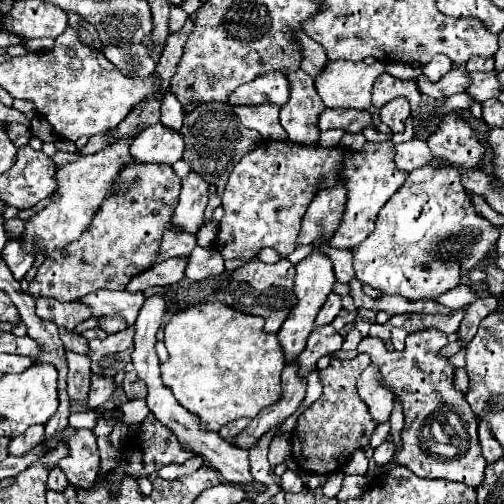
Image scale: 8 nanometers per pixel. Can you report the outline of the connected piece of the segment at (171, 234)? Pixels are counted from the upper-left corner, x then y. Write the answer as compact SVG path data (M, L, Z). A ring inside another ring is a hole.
M167 231L165 241L161 245L161 255L159 261L165 261L169 257L179 257L179 255L191 255L191 251L197 247L197 237L193 233L177 233L177 231Z

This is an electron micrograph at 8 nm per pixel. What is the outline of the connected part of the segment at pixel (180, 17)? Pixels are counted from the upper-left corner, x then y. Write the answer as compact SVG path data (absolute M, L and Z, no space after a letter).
M171 5L171 21L169 21L169 25L171 25L171 33L179 31L179 29L183 27L185 21L187 21L187 13L183 11L183 7L179 7L179 5Z

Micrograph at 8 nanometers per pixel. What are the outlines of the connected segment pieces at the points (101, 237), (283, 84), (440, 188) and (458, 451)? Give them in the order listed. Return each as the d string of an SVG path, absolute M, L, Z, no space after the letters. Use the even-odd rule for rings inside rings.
M133 163L121 171L117 183L119 193L115 199L107 199L101 205L101 211L97 211L93 219L93 227L89 227L81 239L45 257L35 279L29 283L31 295L75 301L99 289L123 291L131 277L155 265L165 227L169 227L177 207L181 179L169 165ZM135 179L139 185L133 185Z
M271 71L269 75L257 77L253 83L239 87L229 95L229 105L261 105L261 103L275 103L285 105L291 95L291 85L285 75Z
M447 113L441 119L437 131L427 139L427 145L433 153L433 159L437 159L437 167L423 165L421 169L411 171L397 195L393 195L393 199L389 199L389 203L385 203L385 207L379 211L375 231L353 251L355 277L361 283L367 283L377 291L399 289L397 293L381 291L383 295L401 295L407 299L437 299L449 289L461 285L461 279L489 257L501 233L497 225L475 211L471 195L461 183L465 171L475 171L483 165L485 145L477 139L477 131L457 113Z
M423 329L407 337L401 353L389 353L377 337L365 337L357 345L357 351L371 357L371 363L379 369L381 385L393 391L395 401L401 403L403 415L407 417L407 431L402 431L402 448L395 461L419 477L461 481L469 487L477 487L485 471L485 459L477 435L477 417L465 401L465 395L453 383L455 367L449 363L449 357L439 355L445 345L447 335L443 331Z

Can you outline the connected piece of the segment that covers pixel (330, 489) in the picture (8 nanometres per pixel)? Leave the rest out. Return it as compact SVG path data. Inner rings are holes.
M339 469L339 471L333 471L333 473L329 473L327 475L327 481L325 481L325 485L321 487L321 491L323 491L323 495L325 497L335 497L337 493L339 493L339 489L341 489L341 481L343 481L343 471Z

